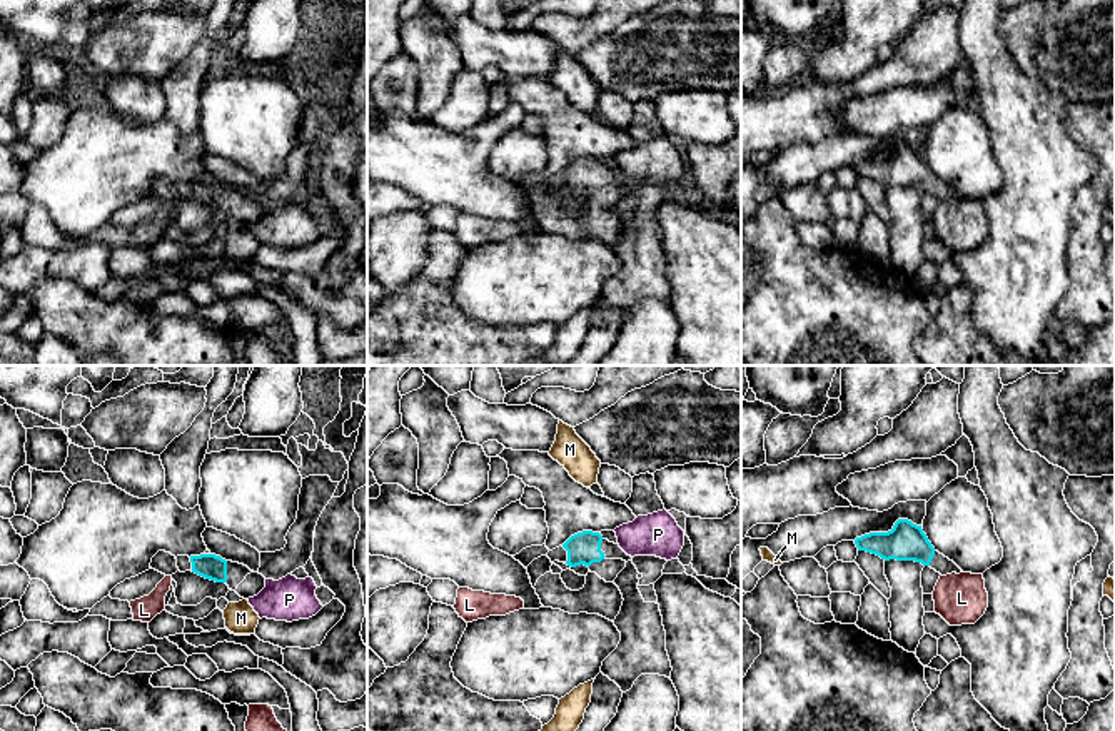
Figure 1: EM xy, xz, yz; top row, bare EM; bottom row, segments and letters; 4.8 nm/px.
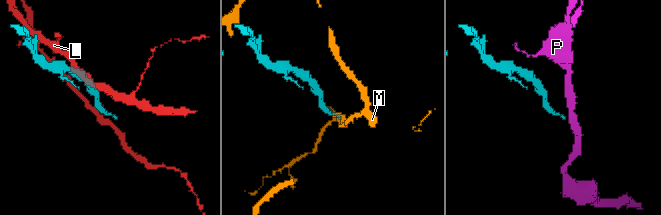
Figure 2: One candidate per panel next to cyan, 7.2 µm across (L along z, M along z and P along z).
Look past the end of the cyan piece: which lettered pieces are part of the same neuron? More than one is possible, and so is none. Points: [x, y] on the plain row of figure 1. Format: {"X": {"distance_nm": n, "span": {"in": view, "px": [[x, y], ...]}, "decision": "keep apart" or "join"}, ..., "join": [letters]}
{"L": {"distance_nm": 80, "span": {"in": "yz", "px": [[928, 191], [940, 202]]}, "decision": "keep apart"}, "M": {"distance_nm": 110, "span": {"in": "xy", "px": [[226, 207], [229, 229]]}, "decision": "keep apart"}, "P": {"distance_nm": 70, "span": {"in": "xz", "px": [[601, 162], [615, 157]]}, "decision": "keep apart"}, "join": []}

